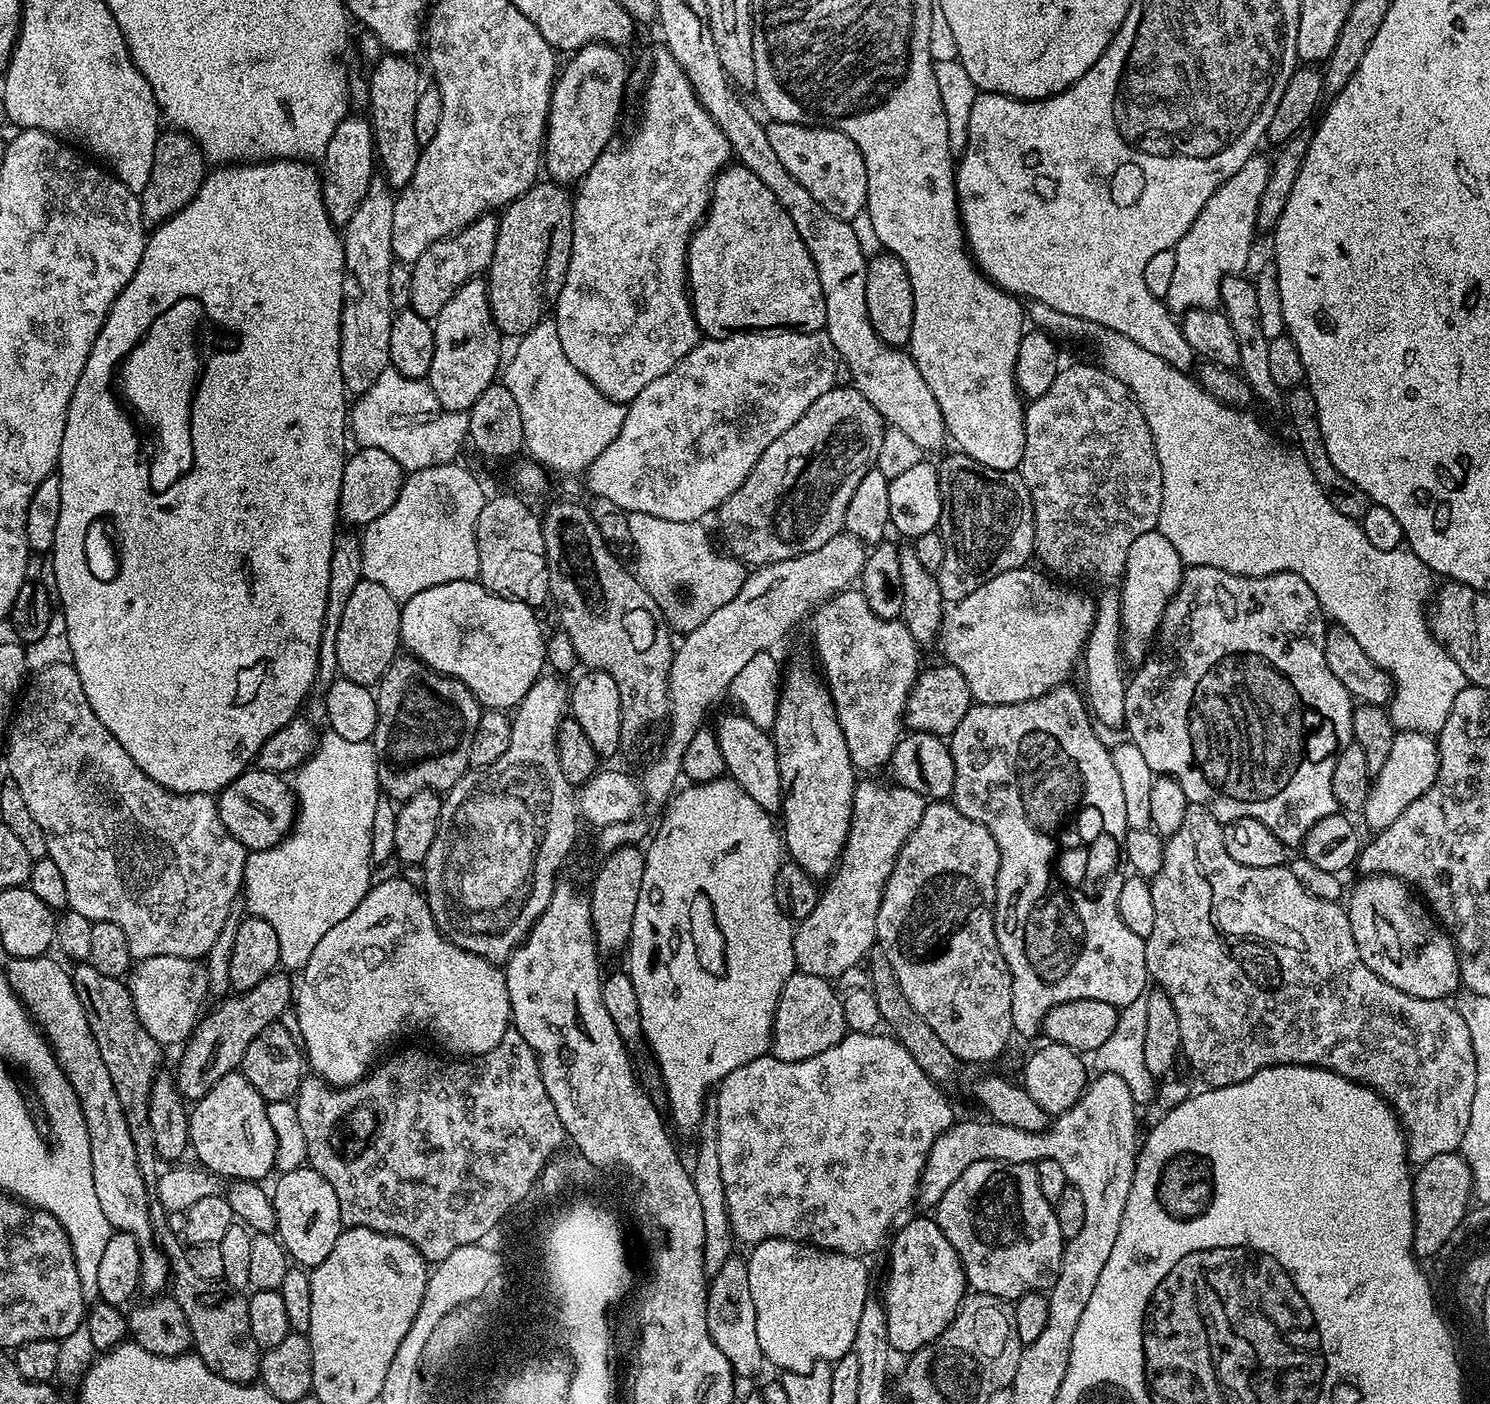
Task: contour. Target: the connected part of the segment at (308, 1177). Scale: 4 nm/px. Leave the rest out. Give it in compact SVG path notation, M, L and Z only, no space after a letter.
M310 1166L281 1172L275 1178L276 1185L270 1188L272 1209L276 1215L275 1235L297 1265L308 1270L317 1268L326 1262L342 1231L338 1194L334 1194L334 1186Z

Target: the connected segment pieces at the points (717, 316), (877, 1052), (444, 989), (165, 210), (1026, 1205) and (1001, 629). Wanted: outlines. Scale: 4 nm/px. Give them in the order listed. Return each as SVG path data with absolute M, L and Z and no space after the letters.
M736 162L725 167L712 185L707 213L688 243L688 286L696 325L708 338L719 338L733 330L799 330L818 332L826 322L826 302L818 270L798 226L774 198L758 174Z
M849 1031L838 1043L830 1046L830 1050L826 1050L817 1056L811 1056L805 1060L798 1062L782 1062L776 1056L765 1054L754 1058L750 1062L746 1062L742 1066L735 1068L730 1074L726 1074L723 1080L720 1081L716 1092L716 1109L714 1115L716 1117L716 1145L718 1146L718 1163L722 1170L722 1185L725 1187L725 1204L728 1207L729 1226L733 1237L737 1241L740 1240L747 1246L755 1246L761 1244L764 1240L799 1240L801 1242L811 1241L815 1247L831 1250L834 1252L841 1252L847 1256L858 1256L861 1258L867 1257L867 1252L875 1250L879 1244L880 1239L883 1238L887 1232L888 1227L892 1224L892 1219L903 1210L909 1203L910 1205L916 1199L916 1187L920 1181L920 1171L924 1169L924 1163L928 1157L930 1146L934 1146L934 1142L946 1131L948 1127L954 1122L952 1116L952 1108L948 1105L948 1100L939 1092L937 1081L931 1080L922 1070L922 1066L918 1066L918 1062L914 1062L914 1058L910 1054L910 1050L906 1050L906 1046L901 1044L899 1040L893 1038L891 1035L883 1034L884 1036L871 1036L868 1032Z
M384 880L381 884L380 881L373 883L366 898L362 898L362 902L358 902L354 914L350 914L350 918L342 918L342 922L338 922L338 926L333 926L326 934L322 934L322 942L318 942L314 954L310 954L310 962L306 962L306 966L299 973L299 976L298 987L294 992L294 1012L296 1008L297 1024L295 1027L298 1029L298 1036L302 1041L302 1048L306 1053L306 1060L311 1071L321 1080L326 1080L333 1086L347 1086L360 1080L369 1071L373 1061L377 1059L376 1051L391 1036L396 1036L399 1032L406 1031L407 1028L429 1028L452 1051L449 1053L459 1054L461 1057L467 1058L489 1052L498 1044L502 1034L510 1027L512 1007L508 1001L503 971L493 961L483 960L480 955L470 954L466 950L454 946L454 942L450 942L443 936L434 922L434 914L430 914L428 899L425 898L423 891L417 885L415 888L408 880Z
M179 130L161 131L154 150L154 170L150 170L150 182L146 182L146 190L138 193L140 212L149 225L163 224L196 197L206 175L204 164L206 157L193 136Z
M979 1160L966 1166L966 1170L962 1170L962 1174L958 1174L958 1179L950 1186L950 1190L946 1190L946 1194L942 1194L942 1198L936 1203L934 1219L936 1225L942 1230L942 1234L946 1234L946 1238L950 1238L950 1246L954 1246L954 1250L959 1254L964 1267L964 1279L971 1291L994 1294L1006 1301L1015 1302L1019 1296L1024 1296L1027 1292L1039 1289L1041 1286L1051 1286L1056 1281L1066 1241L1062 1230L1058 1230L1058 1218L1053 1201L1048 1200L1046 1194L1042 1194L1042 1186L1038 1186L1038 1174L1032 1164L1008 1164L1004 1160Z
M1025 566L998 574L975 588L969 596L955 601L944 613L938 633L938 644L944 647L943 659L966 678L975 703L1020 704L1023 700L1032 700L1063 683L1072 663L1081 659L1096 617L1093 597L1067 592L1055 584L1055 579L1040 572Z

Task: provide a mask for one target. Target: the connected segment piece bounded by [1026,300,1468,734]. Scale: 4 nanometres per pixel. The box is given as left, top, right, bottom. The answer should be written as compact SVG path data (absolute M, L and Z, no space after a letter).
M1037 300L1027 301L1026 320L1033 329L1042 332L1049 334L1057 334L1056 332L1058 332L1069 336L1072 340L1092 340L1093 346L1096 347L1097 358L1095 357L1095 359L1098 361L1099 367L1109 372L1111 376L1117 376L1132 391L1132 397L1138 402L1138 406L1150 426L1150 434L1154 438L1154 446L1158 450L1158 462L1162 466L1162 506L1158 514L1156 528L1168 539L1170 546L1174 546L1174 550L1178 550L1181 561L1188 566L1194 564L1214 566L1218 570L1226 570L1230 574L1238 574L1239 576L1273 576L1276 572L1298 573L1302 578L1302 582L1306 582L1306 586L1310 586L1310 590L1314 590L1314 594L1319 598L1321 611L1324 614L1327 613L1339 627L1344 628L1349 634L1353 635L1358 641L1358 646L1366 652L1366 656L1379 668L1391 675L1393 693L1388 704L1388 713L1392 720L1393 728L1402 732L1439 734L1442 726L1446 726L1446 718L1450 714L1450 707L1454 704L1458 694L1468 686L1468 683L1465 674L1459 669L1458 664L1454 662L1454 658L1450 658L1449 652L1438 643L1431 632L1431 625L1429 624L1425 608L1432 594L1432 585L1430 586L1429 580L1431 577L1429 576L1428 568L1414 554L1411 548L1403 544L1394 550L1382 551L1371 545L1357 521L1348 519L1342 514L1338 514L1338 510L1334 510L1334 506L1326 498L1324 491L1318 486L1318 482L1308 468L1306 461L1299 455L1293 454L1291 456L1282 445L1275 444L1272 441L1271 434L1266 429L1260 428L1259 422L1248 413L1248 410L1221 404L1211 392L1205 392L1203 387L1193 377L1192 381L1188 372L1179 372L1162 358L1158 358L1158 354L1150 354L1150 350L1142 350L1142 346L1138 346L1138 342L1126 338L1126 334L1118 334L1106 326L1083 320L1077 316L1062 314L1062 310L1054 310L1052 306L1046 306L1046 302L1038 302Z

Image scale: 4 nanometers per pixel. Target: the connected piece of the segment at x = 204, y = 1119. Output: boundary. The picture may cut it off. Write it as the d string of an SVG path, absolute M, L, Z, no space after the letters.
M237 1070L226 1074L206 1093L202 1099L195 1101L188 1118L188 1139L191 1151L207 1171L232 1180L263 1181L263 1176L276 1167L276 1139L270 1127L270 1118L266 1118L267 1103L258 1094L258 1090L245 1078L243 1071Z

